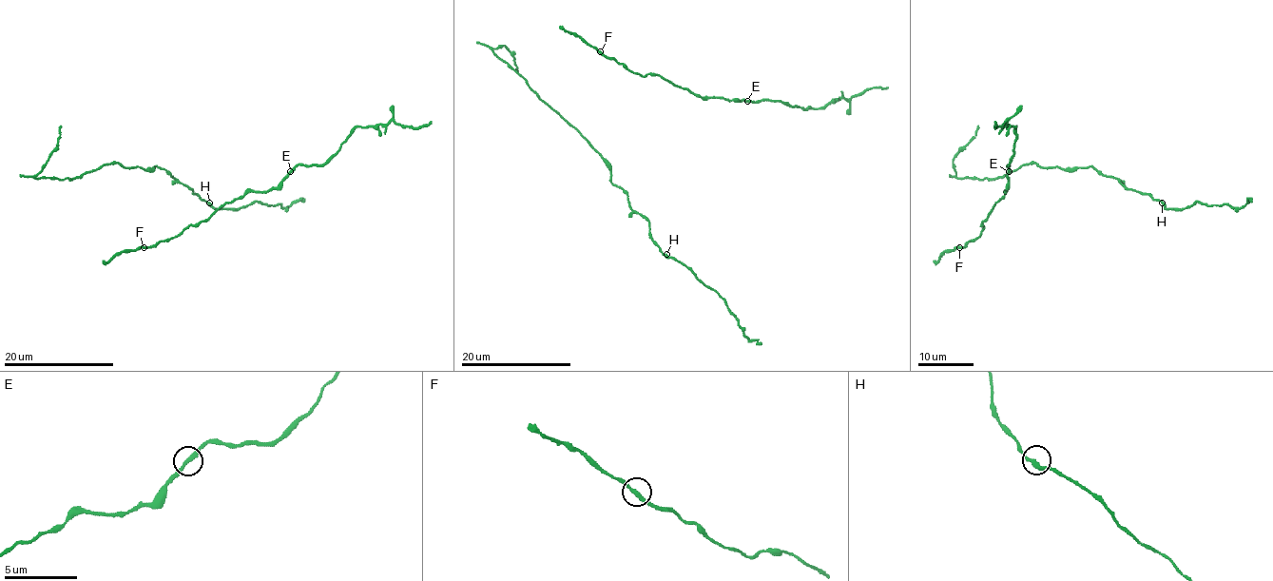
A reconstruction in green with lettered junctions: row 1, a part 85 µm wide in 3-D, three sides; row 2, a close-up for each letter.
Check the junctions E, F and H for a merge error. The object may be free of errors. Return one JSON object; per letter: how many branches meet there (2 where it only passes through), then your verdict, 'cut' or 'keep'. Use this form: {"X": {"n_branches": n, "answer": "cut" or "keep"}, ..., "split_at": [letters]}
{"E": {"n_branches": 2, "answer": "keep"}, "F": {"n_branches": 2, "answer": "keep"}, "H": {"n_branches": 2, "answer": "keep"}, "split_at": []}

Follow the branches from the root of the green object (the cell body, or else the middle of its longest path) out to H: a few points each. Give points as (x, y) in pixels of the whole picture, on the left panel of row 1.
H: (70, 180), (107, 164), (119, 163), (124, 167), (142, 169), (159, 166), (209, 203)

